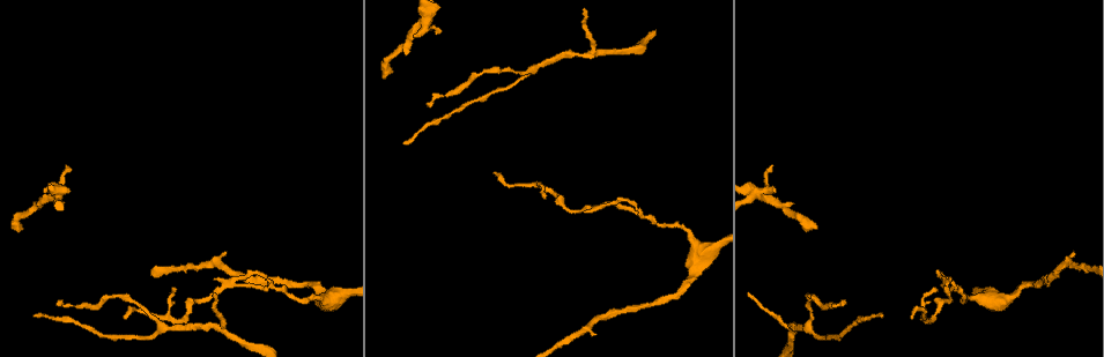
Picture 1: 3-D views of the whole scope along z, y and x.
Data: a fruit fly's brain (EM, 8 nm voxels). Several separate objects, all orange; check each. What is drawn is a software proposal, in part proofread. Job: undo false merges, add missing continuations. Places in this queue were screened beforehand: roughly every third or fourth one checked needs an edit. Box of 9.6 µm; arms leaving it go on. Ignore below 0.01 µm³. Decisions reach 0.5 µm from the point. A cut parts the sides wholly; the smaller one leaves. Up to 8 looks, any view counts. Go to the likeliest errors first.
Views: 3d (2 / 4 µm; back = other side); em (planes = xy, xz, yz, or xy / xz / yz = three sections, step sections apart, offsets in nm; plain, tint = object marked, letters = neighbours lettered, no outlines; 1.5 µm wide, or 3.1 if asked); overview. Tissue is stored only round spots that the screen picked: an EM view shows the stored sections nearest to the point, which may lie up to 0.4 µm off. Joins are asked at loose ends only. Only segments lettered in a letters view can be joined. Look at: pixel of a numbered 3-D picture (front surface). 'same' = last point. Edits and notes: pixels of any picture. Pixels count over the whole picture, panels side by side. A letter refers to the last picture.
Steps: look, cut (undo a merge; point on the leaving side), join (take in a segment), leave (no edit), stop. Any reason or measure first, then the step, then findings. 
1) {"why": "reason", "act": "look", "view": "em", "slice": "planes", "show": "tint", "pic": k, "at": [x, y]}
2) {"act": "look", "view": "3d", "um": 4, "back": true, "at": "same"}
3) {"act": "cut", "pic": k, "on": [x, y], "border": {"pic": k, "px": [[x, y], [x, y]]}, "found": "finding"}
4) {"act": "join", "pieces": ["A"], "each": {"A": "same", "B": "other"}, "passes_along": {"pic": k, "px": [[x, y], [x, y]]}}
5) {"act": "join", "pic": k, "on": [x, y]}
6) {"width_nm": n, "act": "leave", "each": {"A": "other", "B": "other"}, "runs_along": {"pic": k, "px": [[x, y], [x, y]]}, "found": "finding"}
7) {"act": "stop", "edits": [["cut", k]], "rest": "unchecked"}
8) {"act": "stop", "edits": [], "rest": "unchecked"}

{"why": "free end", "act": "look", "view": "em", "slice": "xz", "step": 4, "show": "letters", "pic": 1, "at": [815, 226]}

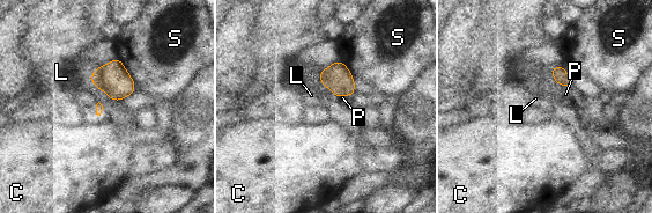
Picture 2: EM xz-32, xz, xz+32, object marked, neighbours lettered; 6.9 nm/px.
{"longest_contact_nm": ["S", 220], "act": "leave", "each": {"C": "other", "L": "other", "P": "other", "S": "other"}, "border": {"pic": 2, "px": [[90, 81], [94, 85]]}, "found": "none of them fits"}

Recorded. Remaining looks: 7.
{"act": "look", "view": "em", "slice": "planes", "show": "letters", "pic": 1, "at": [405, 140]}

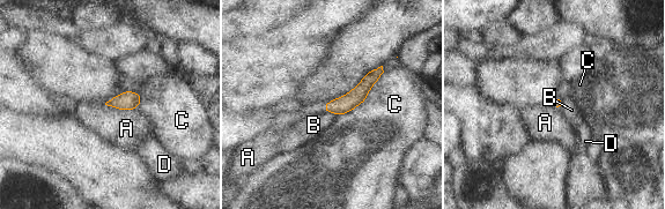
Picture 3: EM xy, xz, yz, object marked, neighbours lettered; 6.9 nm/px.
{"width_nm": 70, "act": "leave", "each": {"A": "other", "B": "other", "C": "other", "D": "other"}, "found": "none of them fits"}

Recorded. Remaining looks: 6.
{"why": "arms part here", "act": "look", "view": "3d", "um": 4, "pic": 1, "at": [529, 68]}

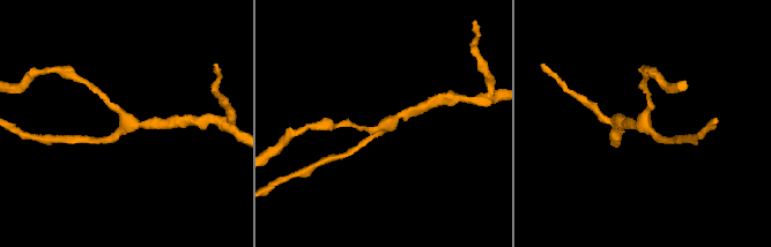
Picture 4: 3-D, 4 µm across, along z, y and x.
{"why": "need the tissue", "act": "look", "view": "em", "slice": "xy", "step": 8, "show": "letters", "pic": 4, "at": [643, 124]}

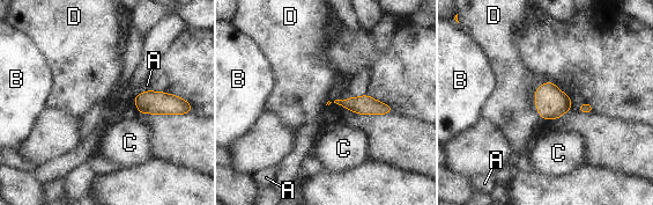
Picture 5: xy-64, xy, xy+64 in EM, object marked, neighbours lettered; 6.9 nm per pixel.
{"why": "cut it another way", "act": "look", "view": "em", "slice": "planes", "show": "letters", "at": "same"}

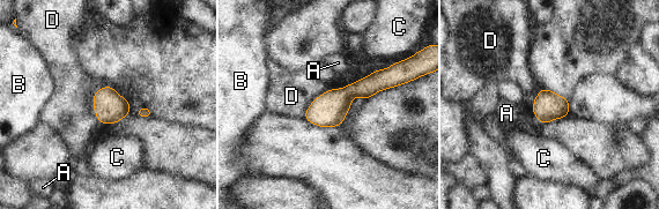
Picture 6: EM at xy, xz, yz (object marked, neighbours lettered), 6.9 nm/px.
{"width_nm": 200, "act": "leave", "each": {"A": "other", "B": "other", "C": "other", "D": "other"}, "runs_along": {"pic": 6, "px": [[393, 83], [350, 90], [308, 117]]}, "found": "continuous, no second cell"}

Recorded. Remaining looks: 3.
{"why": "thin end", "act": "look", "view": "em", "slice": "yz", "step": 4, "show": "letters", "pic": 1, "at": [435, 34]}

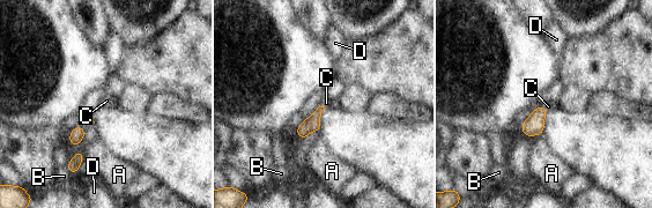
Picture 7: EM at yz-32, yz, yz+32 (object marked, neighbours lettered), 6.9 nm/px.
{"longest_contact_nm": ["B", 70], "act": "join", "pieces": ["C"], "each": {"A": "other", "B": "other", "C": "same", "D": "other"}, "passes_along": {"pic": 7, "px": [[312, 124], [323, 106], [326, 103]]}, "found": "the cell continues"}

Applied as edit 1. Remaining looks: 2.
{"act": "stop", "edits": [["join", 7]], "rest": "unchecked"}

